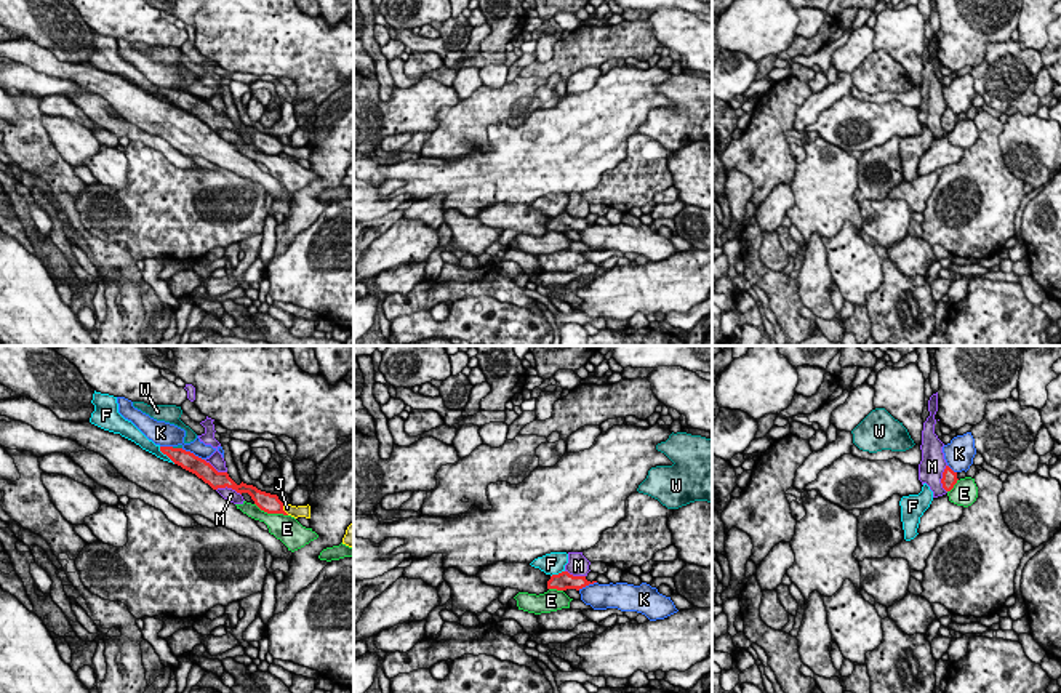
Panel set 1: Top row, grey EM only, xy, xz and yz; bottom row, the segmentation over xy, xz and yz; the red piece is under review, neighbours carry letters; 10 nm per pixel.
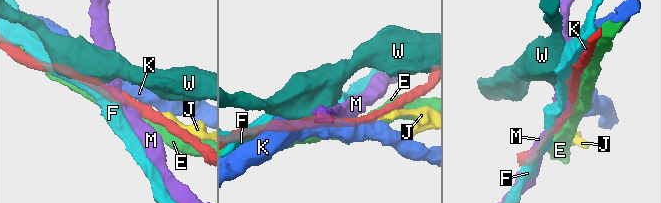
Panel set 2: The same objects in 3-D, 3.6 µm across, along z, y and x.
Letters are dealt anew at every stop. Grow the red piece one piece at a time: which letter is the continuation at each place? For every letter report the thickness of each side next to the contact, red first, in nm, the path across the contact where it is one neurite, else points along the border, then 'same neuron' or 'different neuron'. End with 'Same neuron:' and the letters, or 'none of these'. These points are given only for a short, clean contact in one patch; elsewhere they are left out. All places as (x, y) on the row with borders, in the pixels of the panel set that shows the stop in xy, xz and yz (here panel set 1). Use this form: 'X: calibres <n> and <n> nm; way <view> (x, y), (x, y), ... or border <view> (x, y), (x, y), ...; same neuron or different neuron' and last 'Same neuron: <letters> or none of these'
E: calibres 190 and 280 nm; different neuron
F: calibres 180 and 120 nm; different neuron
J: calibres 190 and 130 nm; different neuron
K: calibres 180 and 190 nm; different neuron
M: calibres 160 and 260 nm; different neuron
W: calibres 180 and 30 nm; border xy (172, 447), (181, 448); different neuron
Same neuron: none of these

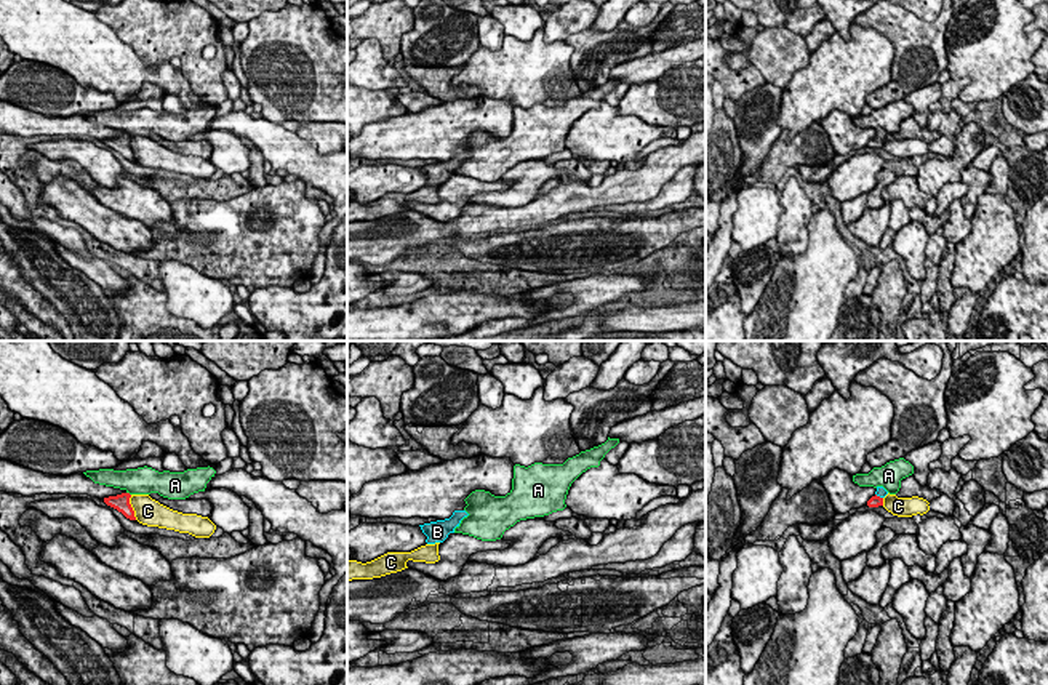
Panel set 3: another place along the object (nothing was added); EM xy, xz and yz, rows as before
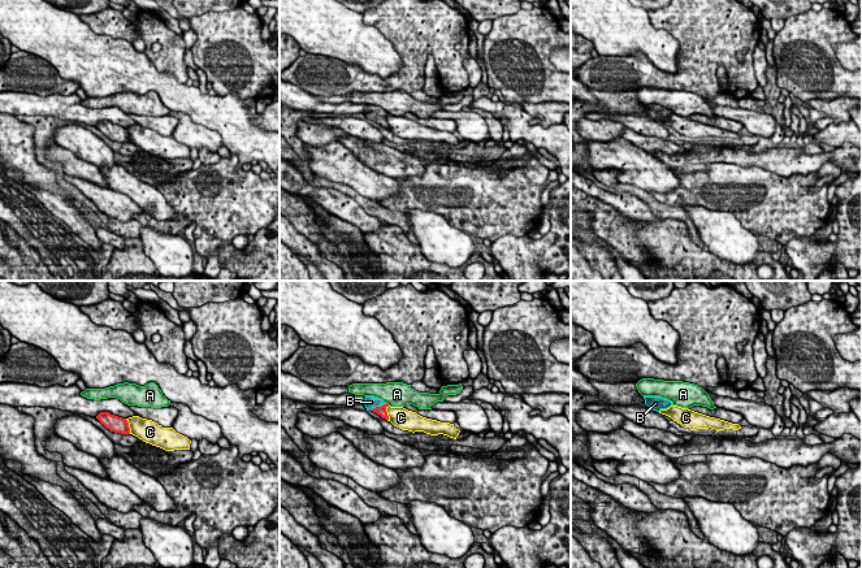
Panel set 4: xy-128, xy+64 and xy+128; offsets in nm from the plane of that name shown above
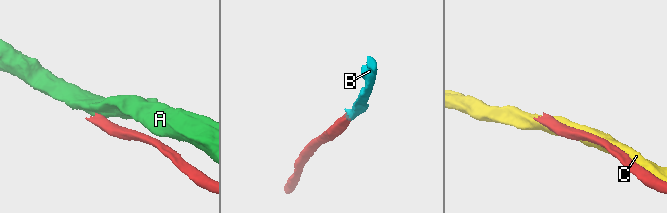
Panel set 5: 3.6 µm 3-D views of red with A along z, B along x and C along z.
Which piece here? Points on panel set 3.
A: calibres 160 and 280 nm; border xy (127, 492), (130, 495); different neuron
B: calibres 120 and 100 nm; way yz (874, 501), (879, 496), (880, 492); same neuron
C: calibres 160 and 280 nm; different neuron
Same neuron: B

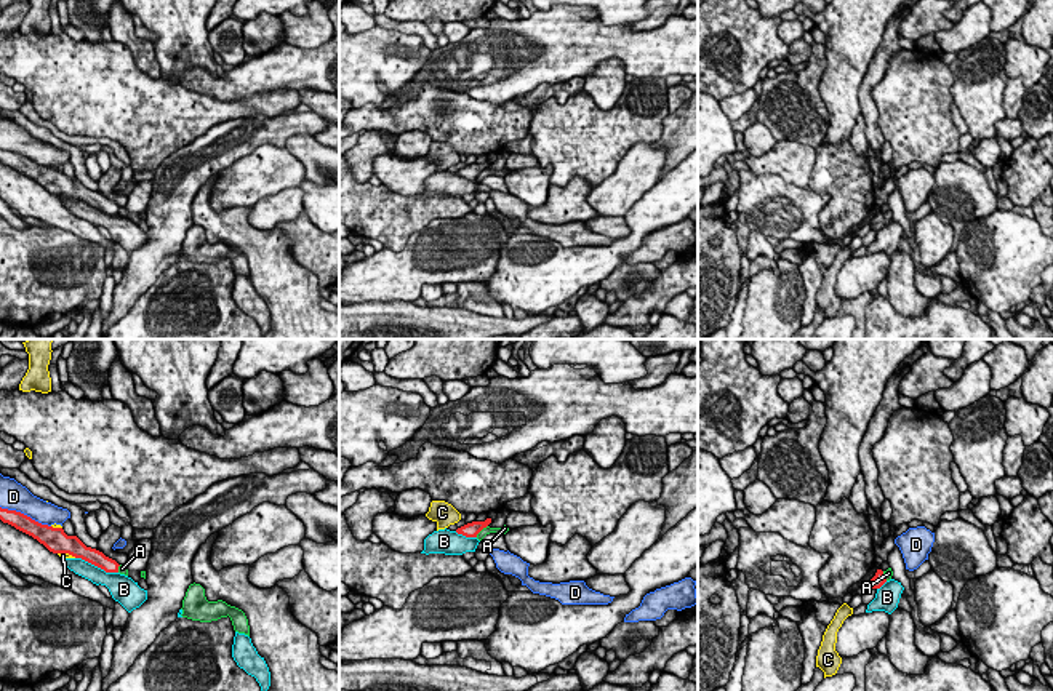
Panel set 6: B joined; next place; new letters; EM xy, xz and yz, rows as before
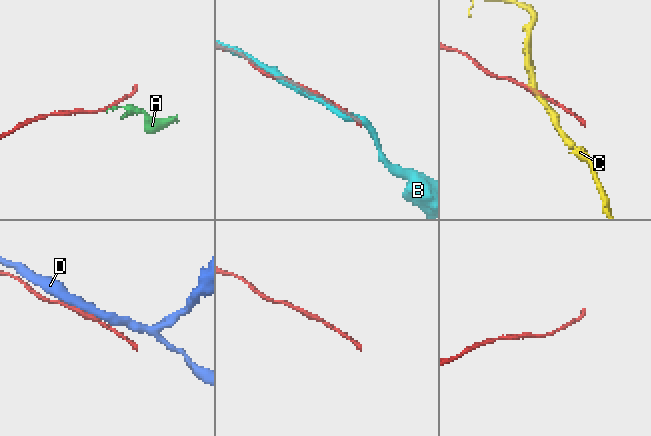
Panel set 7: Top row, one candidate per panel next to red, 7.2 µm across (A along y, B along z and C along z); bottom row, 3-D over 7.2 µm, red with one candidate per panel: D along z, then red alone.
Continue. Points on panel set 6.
A: calibres 160 and 70 nm; different neuron
B: calibres 170 and 190 nm; different neuron
C: calibres 240 and 60 nm; different neuron
D: calibres 190 and 280 nm; different neuron
Same neuron: none of these

